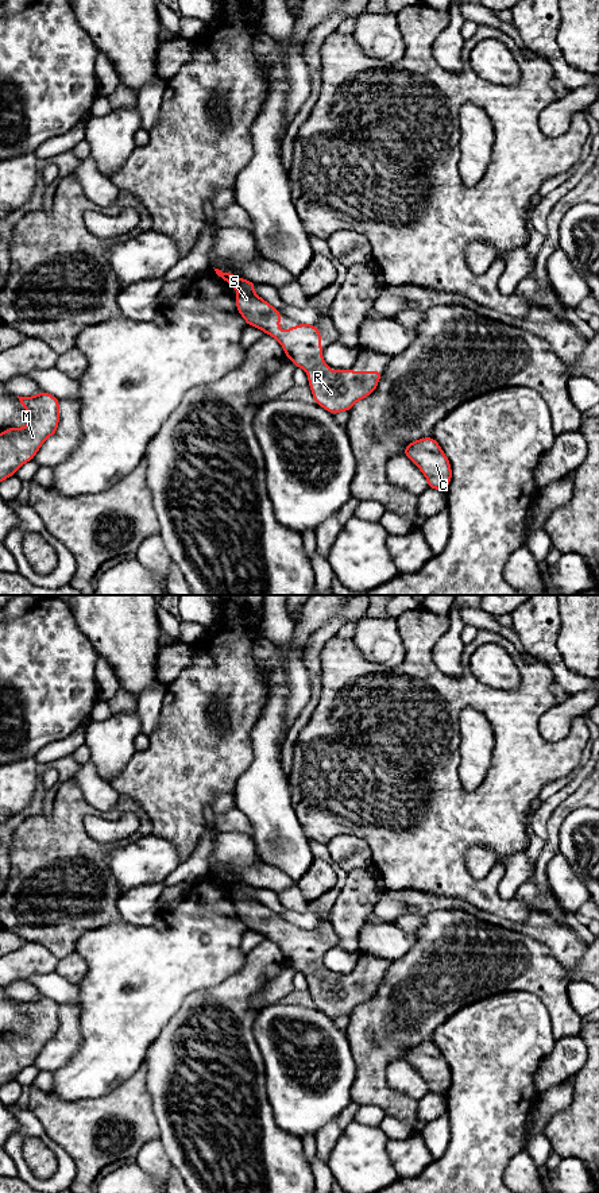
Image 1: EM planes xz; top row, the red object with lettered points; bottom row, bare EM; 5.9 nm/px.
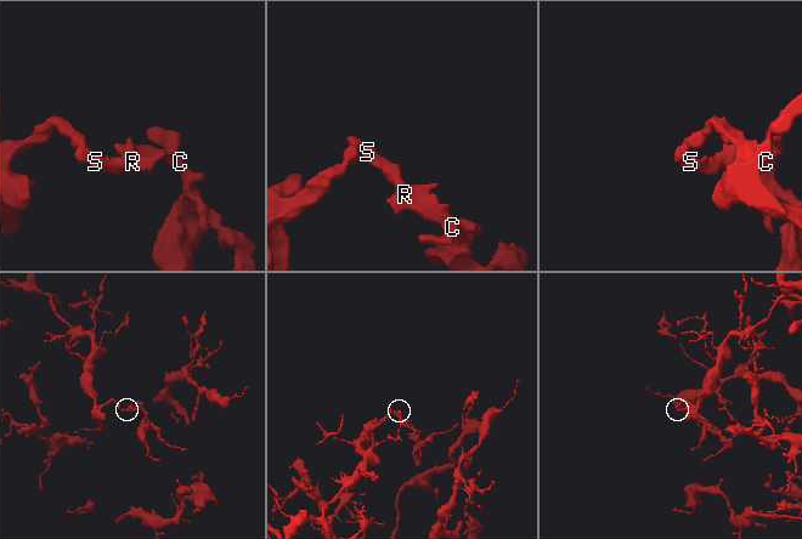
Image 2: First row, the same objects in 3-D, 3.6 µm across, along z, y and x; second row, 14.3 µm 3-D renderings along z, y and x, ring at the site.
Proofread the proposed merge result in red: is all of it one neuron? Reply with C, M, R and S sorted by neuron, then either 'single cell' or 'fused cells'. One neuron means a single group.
C R S / M | fused cells

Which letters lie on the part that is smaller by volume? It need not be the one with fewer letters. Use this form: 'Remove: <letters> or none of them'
Remove: C, R, S

